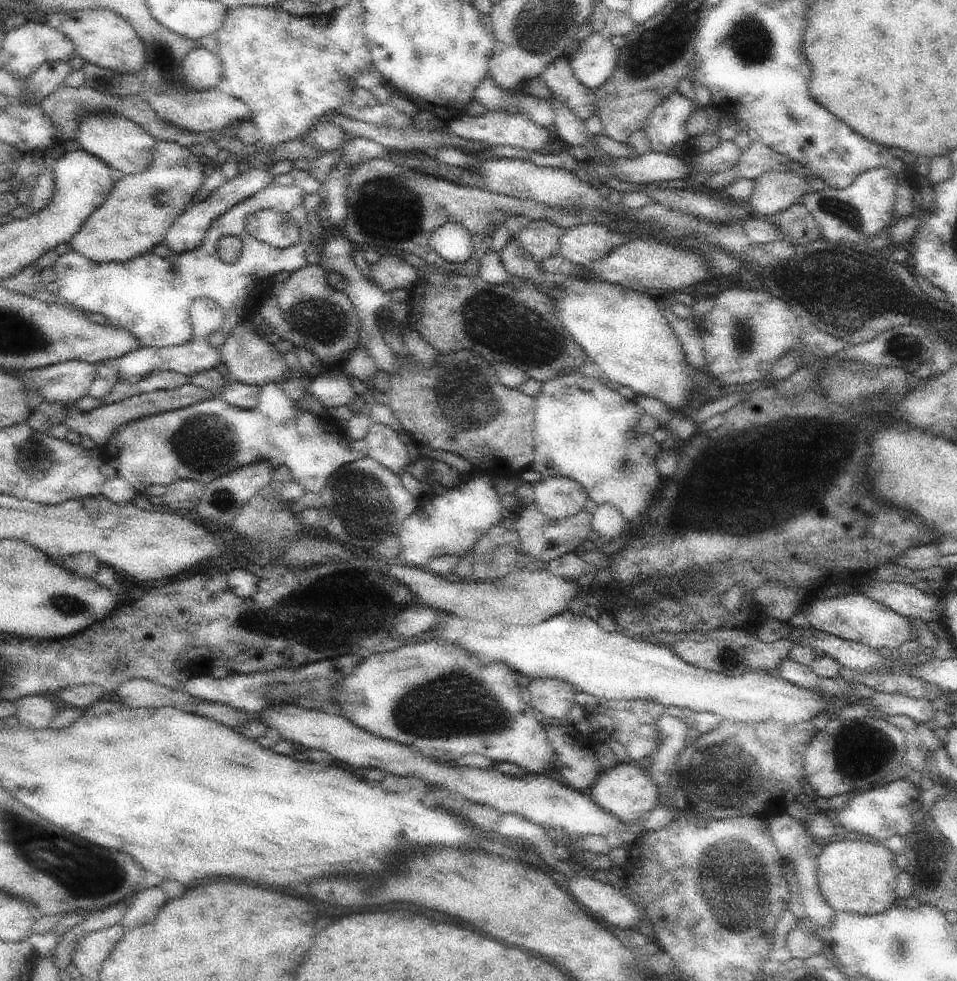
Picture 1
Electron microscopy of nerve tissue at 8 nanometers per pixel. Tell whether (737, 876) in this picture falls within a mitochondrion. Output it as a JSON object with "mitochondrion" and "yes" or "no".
{"mitochondrion":"yes"}

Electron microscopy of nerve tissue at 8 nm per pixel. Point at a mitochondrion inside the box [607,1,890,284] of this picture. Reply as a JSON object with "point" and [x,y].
{"point":[748,37]}

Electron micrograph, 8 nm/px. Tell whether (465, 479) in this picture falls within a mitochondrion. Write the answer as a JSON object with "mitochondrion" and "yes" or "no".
{"mitochondrion":"no"}

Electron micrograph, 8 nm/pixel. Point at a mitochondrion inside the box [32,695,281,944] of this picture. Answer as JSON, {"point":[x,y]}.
{"point":[90,888]}

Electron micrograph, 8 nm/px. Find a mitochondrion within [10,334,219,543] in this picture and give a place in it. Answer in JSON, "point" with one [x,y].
{"point":[34,457]}

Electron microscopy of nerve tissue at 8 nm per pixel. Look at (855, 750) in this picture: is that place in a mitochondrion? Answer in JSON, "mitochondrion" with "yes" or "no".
{"mitochondrion":"yes"}

